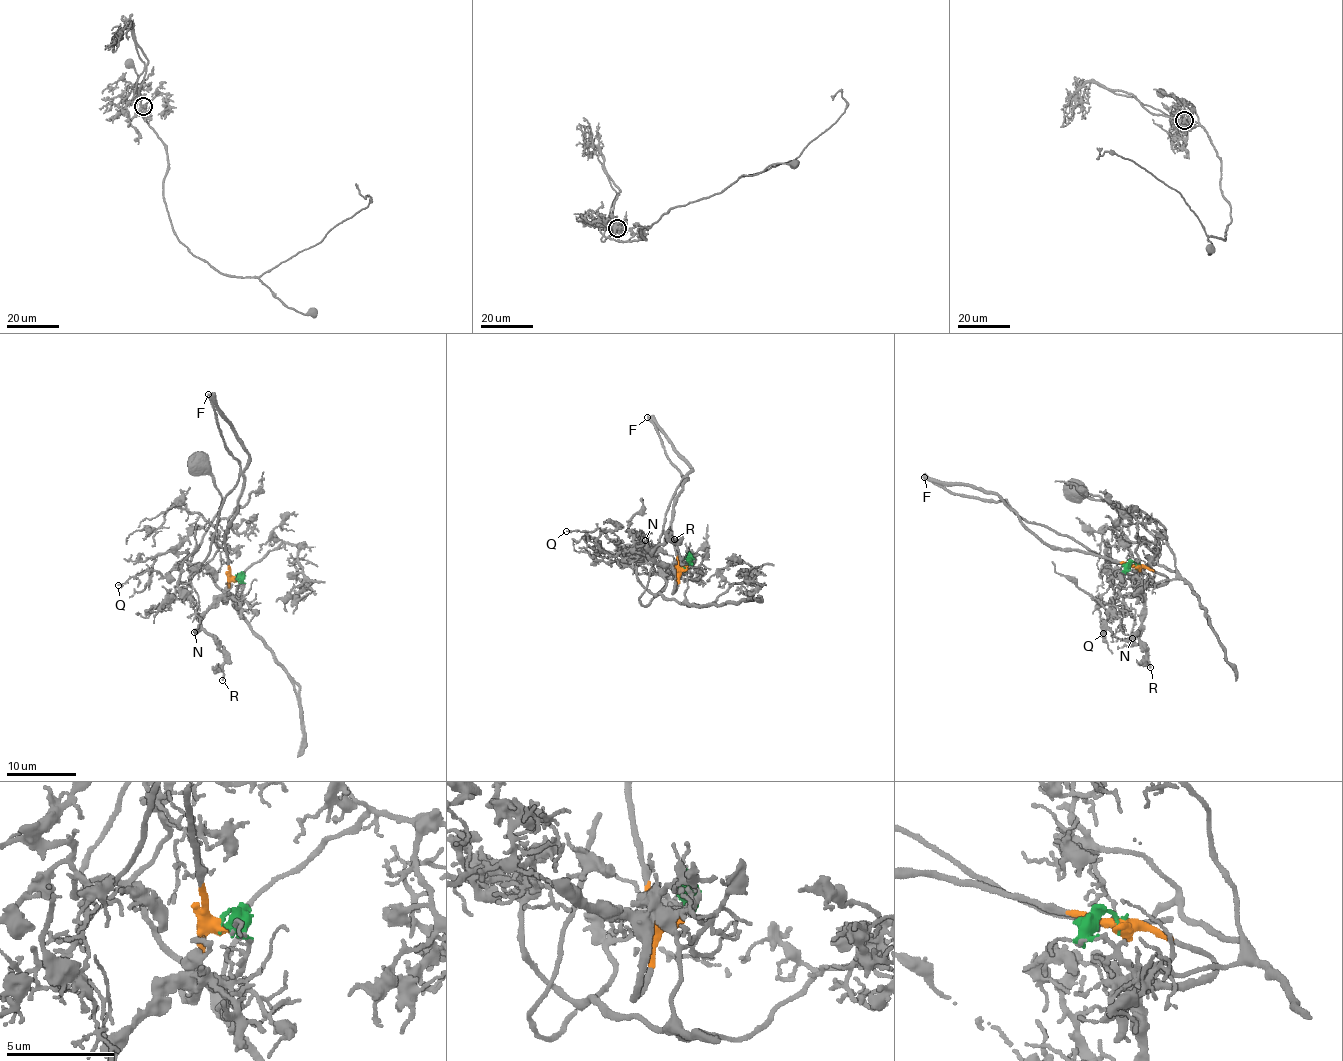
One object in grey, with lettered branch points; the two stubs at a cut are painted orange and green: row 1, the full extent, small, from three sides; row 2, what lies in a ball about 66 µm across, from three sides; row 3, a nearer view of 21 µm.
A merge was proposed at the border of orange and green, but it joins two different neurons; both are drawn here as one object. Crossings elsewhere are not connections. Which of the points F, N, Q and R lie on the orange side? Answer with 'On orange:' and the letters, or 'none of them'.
On orange: F, N, R

